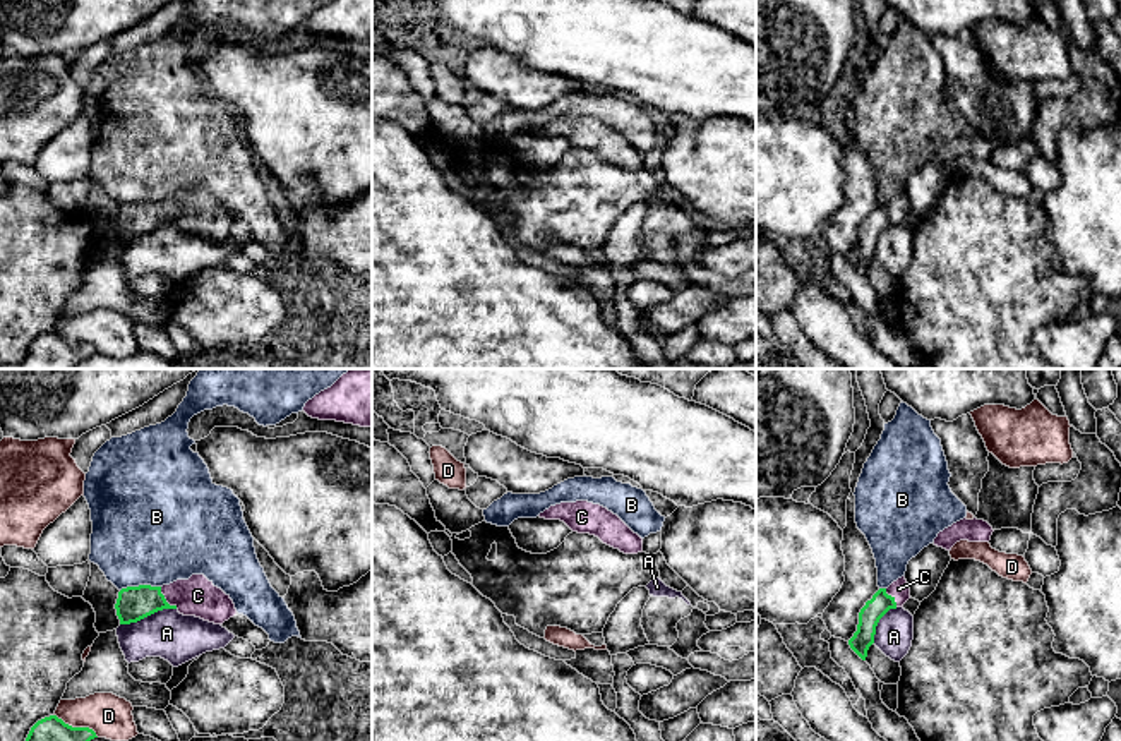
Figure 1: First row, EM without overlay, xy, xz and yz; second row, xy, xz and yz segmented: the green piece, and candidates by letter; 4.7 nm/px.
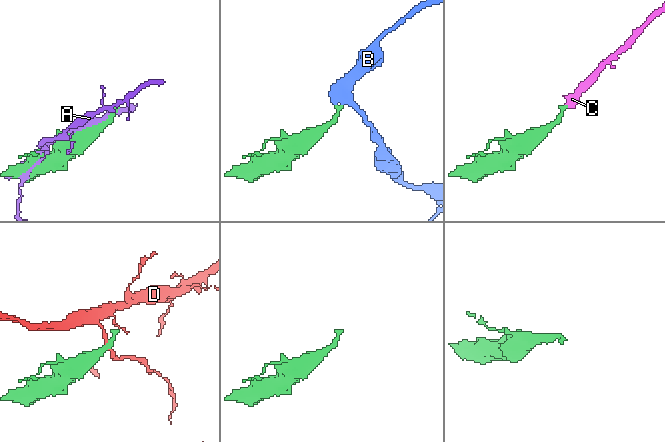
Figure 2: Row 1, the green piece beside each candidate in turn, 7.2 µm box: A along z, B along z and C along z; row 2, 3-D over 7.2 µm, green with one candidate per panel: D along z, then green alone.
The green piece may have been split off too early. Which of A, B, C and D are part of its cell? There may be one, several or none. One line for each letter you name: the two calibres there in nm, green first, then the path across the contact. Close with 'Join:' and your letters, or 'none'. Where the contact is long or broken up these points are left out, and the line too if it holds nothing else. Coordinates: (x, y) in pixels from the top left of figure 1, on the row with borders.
C: 160/180 nm | across xy (134, 602), (165, 599), (197, 596)
Join: C

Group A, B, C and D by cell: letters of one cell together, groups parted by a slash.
A / B / C / D

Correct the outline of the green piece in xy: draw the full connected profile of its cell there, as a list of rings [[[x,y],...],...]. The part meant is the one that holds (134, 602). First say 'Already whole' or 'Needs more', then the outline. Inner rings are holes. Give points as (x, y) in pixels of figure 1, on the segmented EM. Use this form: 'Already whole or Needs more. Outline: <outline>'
Needs more. Outline: [[[192,575],[189,580],[177,580],[163,587],[122,588],[115,609],[120,624],[137,623],[163,609],[177,609],[183,616],[195,616],[214,624],[223,624],[237,614],[230,595],[204,575]]]

